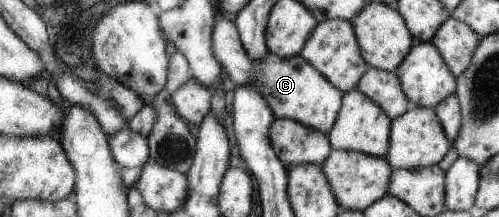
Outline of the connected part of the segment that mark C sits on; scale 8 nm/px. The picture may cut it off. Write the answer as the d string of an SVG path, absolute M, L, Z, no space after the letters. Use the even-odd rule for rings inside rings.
M215 16L211 33L211 50L221 68L235 86L250 86L265 99L274 117L290 118L306 127L327 134L336 119L343 93L298 53L281 58L266 52L263 58L251 60L240 43L236 26L224 16Z

